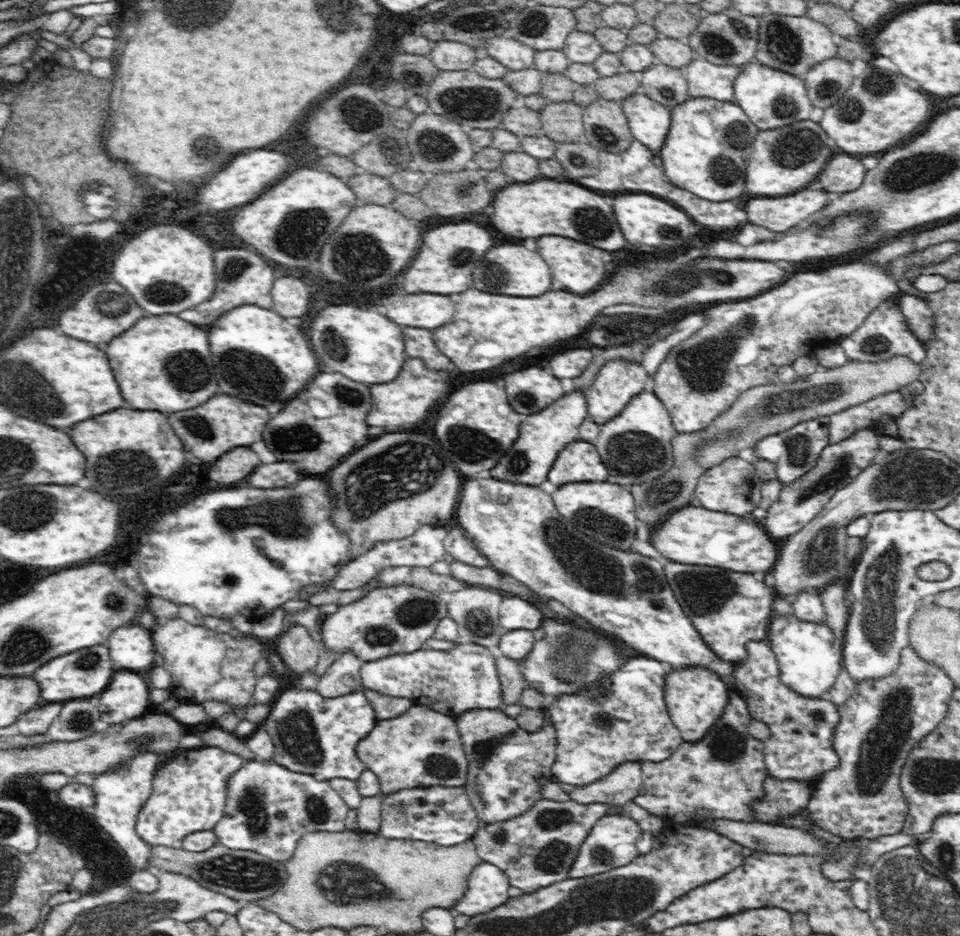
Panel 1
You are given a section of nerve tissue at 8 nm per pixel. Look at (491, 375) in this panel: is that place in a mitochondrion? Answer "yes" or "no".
no

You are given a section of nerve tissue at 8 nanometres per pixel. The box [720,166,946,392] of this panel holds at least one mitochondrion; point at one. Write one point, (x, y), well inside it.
(875, 345)

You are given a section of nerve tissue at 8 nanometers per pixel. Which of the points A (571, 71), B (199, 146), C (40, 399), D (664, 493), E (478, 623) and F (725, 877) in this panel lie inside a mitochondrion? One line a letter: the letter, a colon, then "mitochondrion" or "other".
A: other
B: mitochondrion
C: mitochondrion
D: mitochondrion
E: mitochondrion
F: other

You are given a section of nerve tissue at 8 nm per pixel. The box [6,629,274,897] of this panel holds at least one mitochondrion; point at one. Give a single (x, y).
(80, 720)

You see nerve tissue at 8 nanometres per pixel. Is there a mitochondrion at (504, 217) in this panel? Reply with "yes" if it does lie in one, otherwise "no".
no

